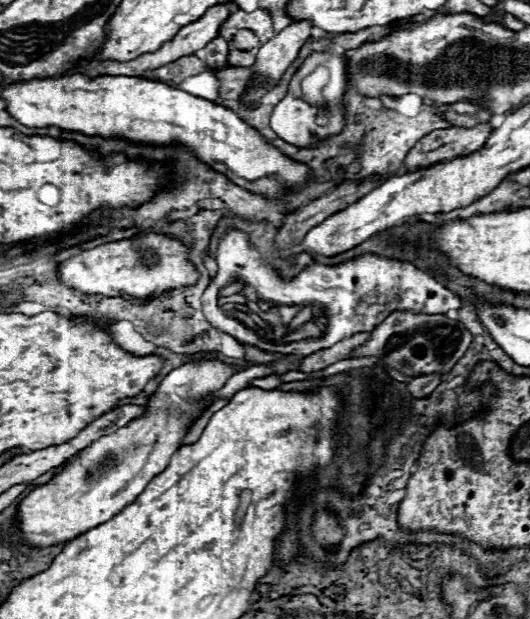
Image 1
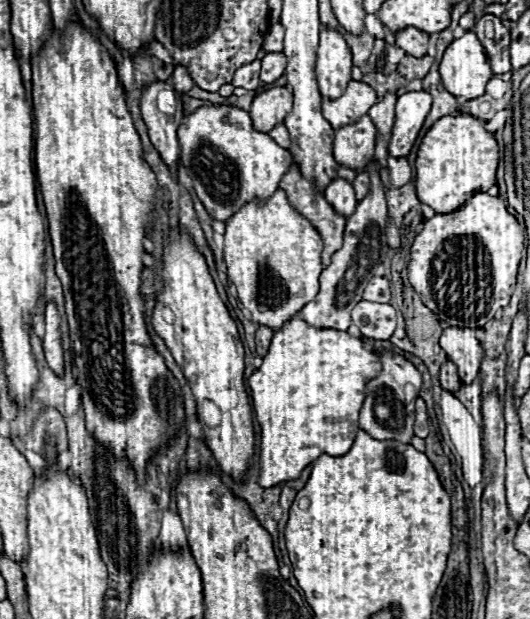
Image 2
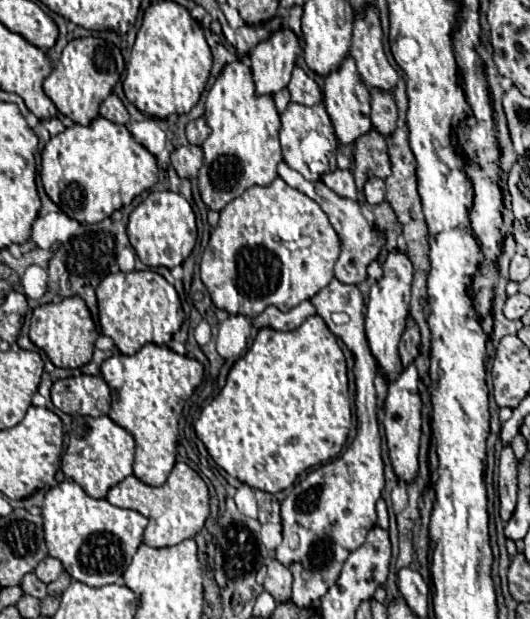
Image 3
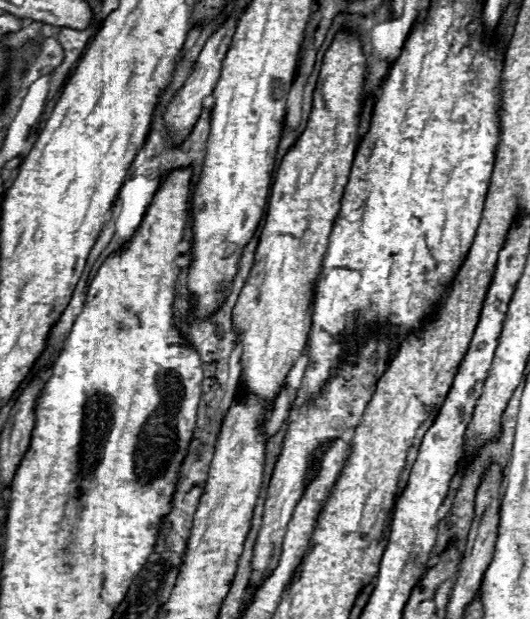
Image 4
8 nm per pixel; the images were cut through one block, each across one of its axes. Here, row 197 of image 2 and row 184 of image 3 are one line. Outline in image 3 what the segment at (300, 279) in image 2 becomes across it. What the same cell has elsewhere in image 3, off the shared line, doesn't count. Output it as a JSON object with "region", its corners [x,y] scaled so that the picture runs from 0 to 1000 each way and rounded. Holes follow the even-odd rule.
{"region":[[[521,288],[502,304],[494,300],[468,304],[453,320],[438,323],[415,342],[415,359],[404,368],[381,414],[377,446],[408,498],[426,501],[430,507],[483,514],[506,494],[525,494],[525,501],[540,504],[600,475],[600,468],[615,465],[630,449],[626,433],[638,410],[642,410],[638,381],[608,336],[570,310],[547,304],[532,288]]]}

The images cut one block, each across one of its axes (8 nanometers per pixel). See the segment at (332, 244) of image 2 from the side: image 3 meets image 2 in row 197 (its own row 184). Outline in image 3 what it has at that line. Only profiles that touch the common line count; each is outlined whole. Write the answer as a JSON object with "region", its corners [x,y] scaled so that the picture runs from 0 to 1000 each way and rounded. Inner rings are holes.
{"region":[[[532,262],[532,265],[525,268],[525,284],[528,284],[543,300],[551,300],[551,304],[566,307],[570,313],[577,313],[581,320],[589,320],[589,323],[615,342],[615,349],[619,349],[626,368],[634,372],[634,378],[638,378],[638,384],[642,384],[642,397],[645,397],[642,414],[638,414],[638,420],[634,420],[634,426],[630,426],[630,446],[634,446],[645,459],[679,459],[679,456],[691,449],[691,430],[694,430],[702,420],[709,420],[709,414],[717,410],[717,401],[721,401],[721,394],[725,394],[725,378],[713,375],[709,368],[702,368],[702,365],[691,359],[691,352],[687,352],[683,342],[679,342],[675,326],[634,317],[623,304],[615,304],[615,297],[611,297],[608,291],[600,291],[600,294],[581,294],[581,291],[570,288],[570,281],[562,281],[562,278],[551,275],[547,268],[540,268],[540,262]]]}

